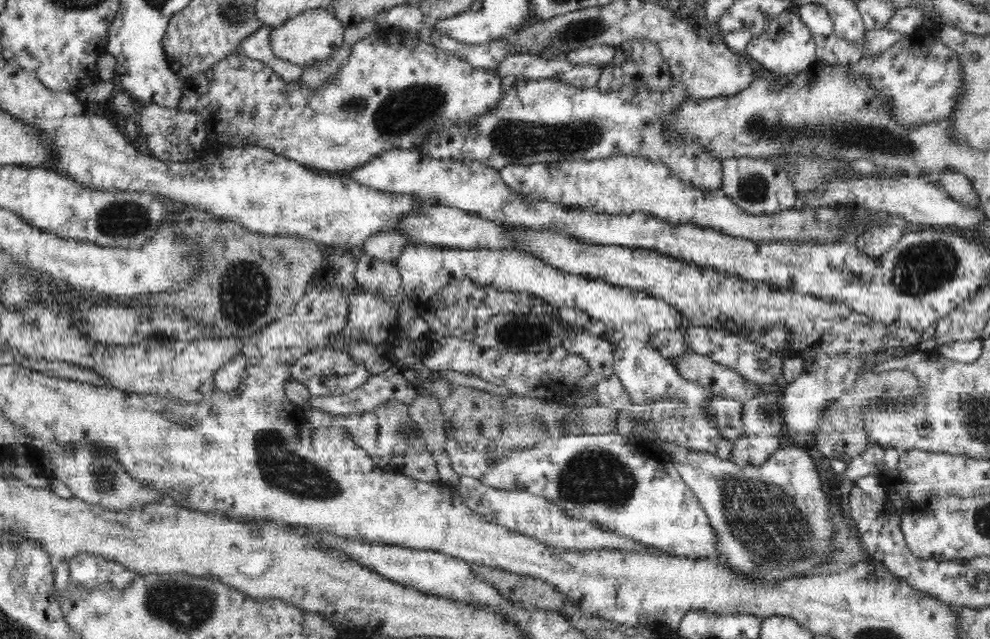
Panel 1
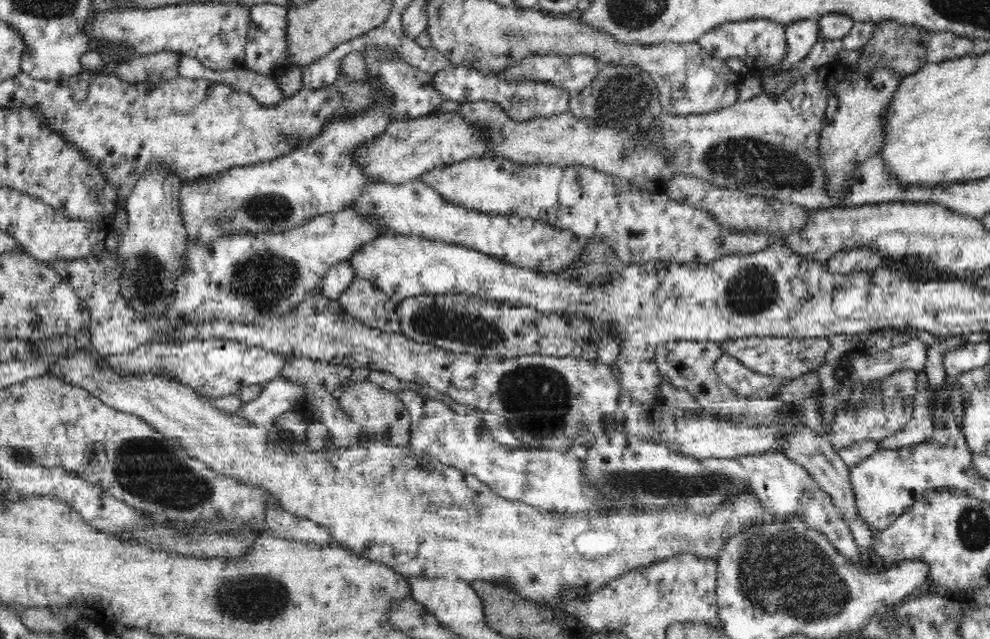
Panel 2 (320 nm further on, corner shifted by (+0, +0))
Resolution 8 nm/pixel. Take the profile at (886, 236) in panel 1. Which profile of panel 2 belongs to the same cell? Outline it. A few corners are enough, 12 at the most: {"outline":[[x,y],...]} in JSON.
{"outline":[[854,248],[825,266],[832,275],[852,275],[882,266],[880,254]]}

